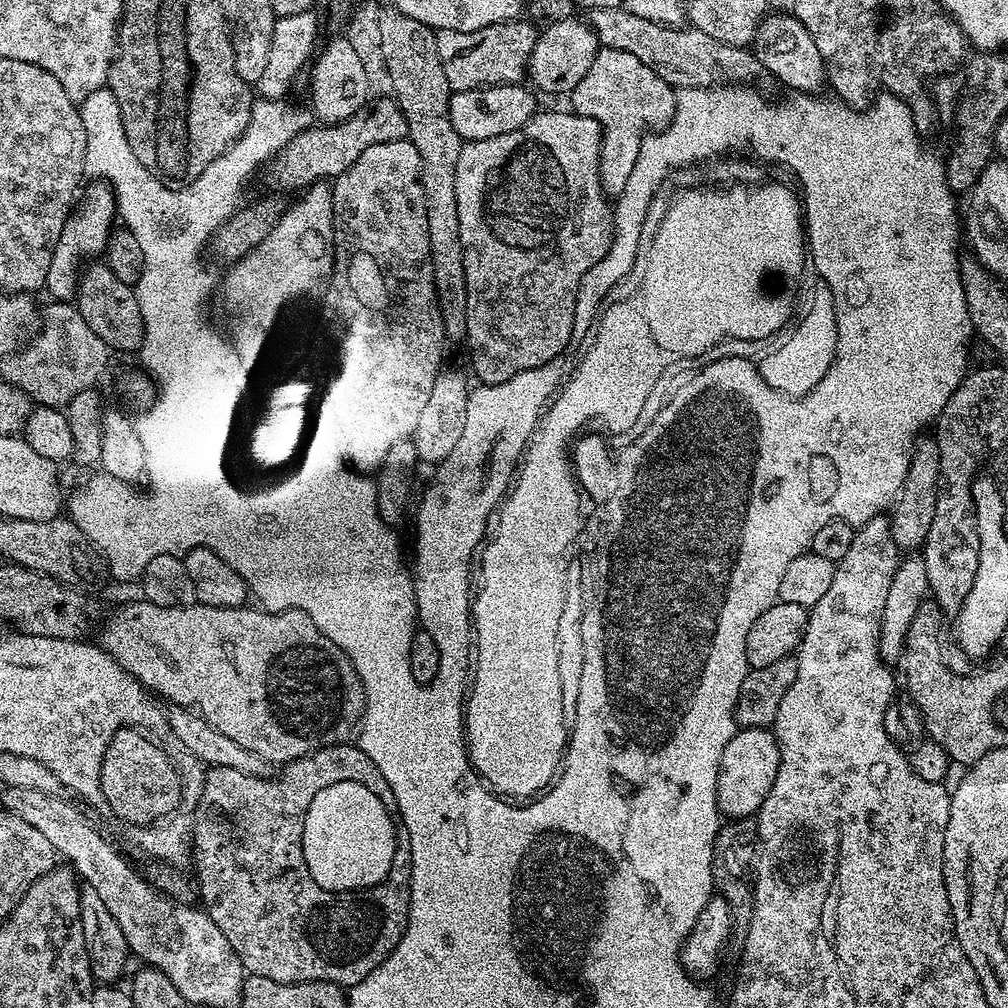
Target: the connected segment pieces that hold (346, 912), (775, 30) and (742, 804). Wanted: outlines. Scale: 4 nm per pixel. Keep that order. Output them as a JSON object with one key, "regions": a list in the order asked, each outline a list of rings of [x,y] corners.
{"regions":[[[[352,742],[332,744],[328,748],[320,748],[316,752],[311,752],[283,765],[277,772],[280,773],[276,777],[273,775],[271,779],[268,779],[247,776],[242,774],[242,770],[234,770],[233,768],[208,768],[205,771],[204,785],[194,813],[194,831],[190,837],[190,860],[191,863],[196,863],[197,881],[195,880],[195,883],[198,885],[198,896],[204,899],[205,905],[203,904],[203,907],[206,909],[208,917],[214,922],[214,926],[218,926],[218,930],[222,930],[222,933],[226,934],[230,946],[234,948],[234,952],[238,954],[238,958],[242,962],[245,973],[262,978],[274,978],[274,982],[282,982],[283,984],[301,984],[311,980],[324,980],[328,984],[341,986],[357,984],[362,982],[362,978],[366,978],[366,974],[373,972],[391,954],[394,946],[398,946],[398,942],[408,925],[408,883],[412,873],[410,834],[403,830],[397,831],[396,847],[400,850],[400,872],[396,872],[396,876],[388,876],[387,879],[391,880],[392,884],[384,881],[379,887],[372,888],[367,894],[357,894],[355,891],[331,892],[323,889],[322,886],[318,886],[314,882],[314,878],[311,877],[310,870],[307,869],[306,857],[303,854],[303,823],[306,822],[306,812],[315,794],[334,783],[345,780],[346,782],[358,782],[369,787],[371,793],[376,794],[382,800],[386,810],[391,814],[398,813],[398,802],[394,798],[394,790],[390,790],[390,782],[386,782],[386,778],[382,778],[382,770],[378,770],[378,766],[374,766],[372,759]]],[[[773,13],[765,17],[752,43],[752,51],[761,69],[770,72],[784,85],[800,94],[816,94],[825,87],[824,63],[813,36],[802,22],[788,13]]],[[[740,728],[730,738],[720,759],[716,775],[716,805],[728,818],[752,818],[759,813],[774,778],[778,778],[780,747],[776,744],[775,731],[766,728]]]]}

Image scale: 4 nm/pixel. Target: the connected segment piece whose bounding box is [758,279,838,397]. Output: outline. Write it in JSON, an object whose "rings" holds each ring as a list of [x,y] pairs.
{"rings":[[[817,279],[815,283],[804,309],[801,312],[799,309],[798,319],[791,325],[792,333],[773,352],[766,353],[758,360],[760,377],[774,390],[783,392],[786,396],[805,396],[807,392],[814,390],[814,386],[822,382],[826,370],[830,370],[832,360],[836,357],[838,322],[834,294],[830,294],[824,280]]]}

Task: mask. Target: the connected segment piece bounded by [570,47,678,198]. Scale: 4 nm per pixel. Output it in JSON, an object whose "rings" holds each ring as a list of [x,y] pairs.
{"rings":[[[601,47],[586,78],[570,93],[570,108],[579,116],[594,118],[600,124],[600,185],[605,197],[618,198],[624,193],[634,162],[638,162],[638,150],[642,150],[646,130],[668,127],[676,113],[677,95],[677,89],[658,78],[658,74],[654,74],[646,62],[634,58],[634,54]]]}

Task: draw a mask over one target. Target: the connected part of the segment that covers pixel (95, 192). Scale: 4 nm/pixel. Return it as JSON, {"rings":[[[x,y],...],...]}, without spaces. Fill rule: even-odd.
{"rings":[[[92,182],[92,185],[87,188],[88,185],[83,189],[78,203],[68,213],[66,222],[62,226],[62,234],[58,238],[58,242],[54,246],[54,254],[50,258],[50,270],[46,270],[44,288],[52,295],[51,299],[56,302],[68,302],[75,297],[82,265],[89,258],[99,257],[103,253],[108,244],[108,236],[114,227],[114,221],[118,216],[116,195],[112,193],[112,189],[107,183]]]}

